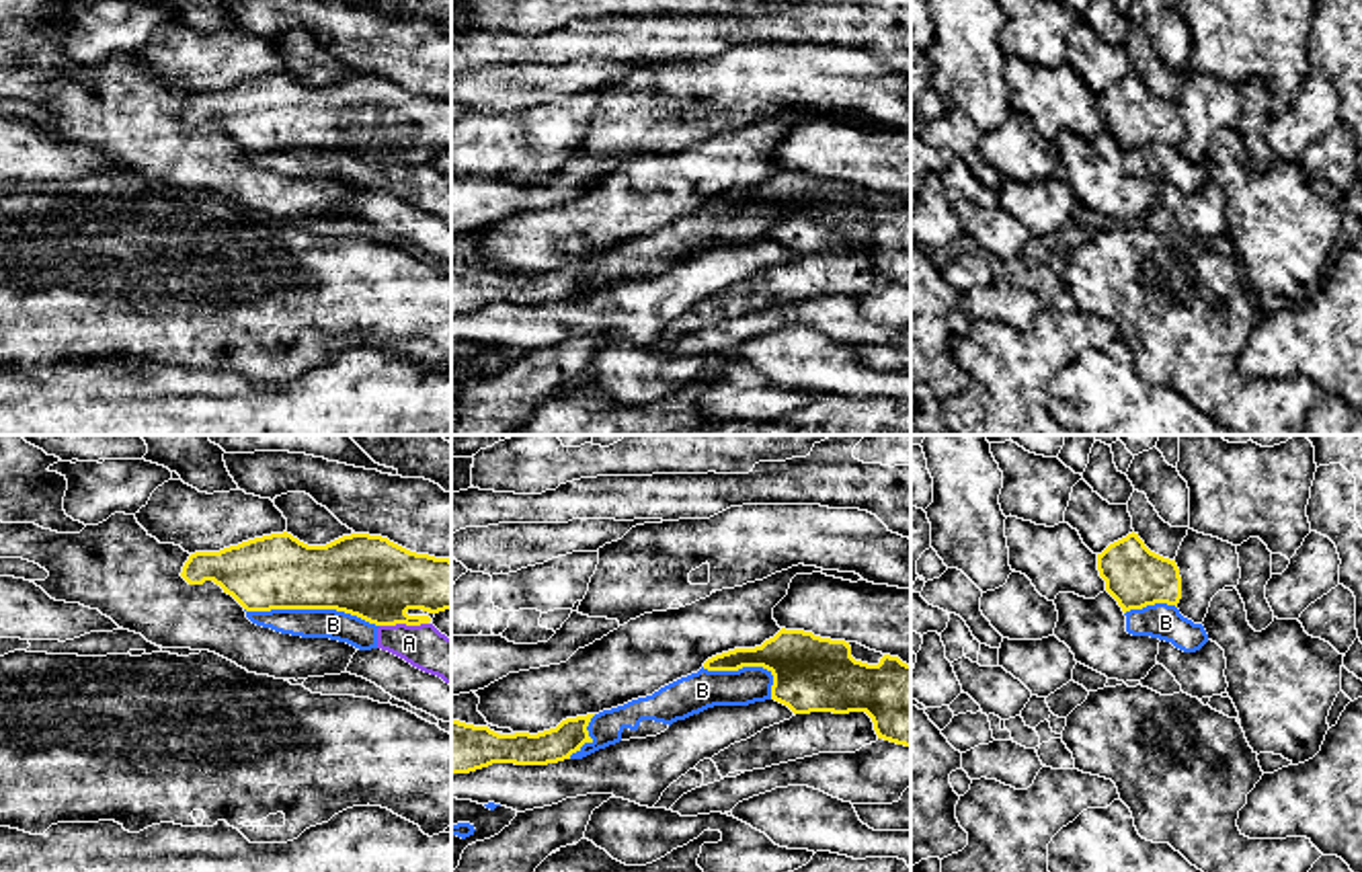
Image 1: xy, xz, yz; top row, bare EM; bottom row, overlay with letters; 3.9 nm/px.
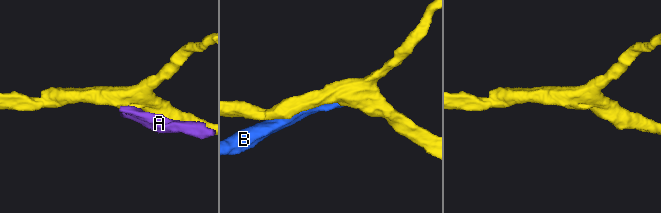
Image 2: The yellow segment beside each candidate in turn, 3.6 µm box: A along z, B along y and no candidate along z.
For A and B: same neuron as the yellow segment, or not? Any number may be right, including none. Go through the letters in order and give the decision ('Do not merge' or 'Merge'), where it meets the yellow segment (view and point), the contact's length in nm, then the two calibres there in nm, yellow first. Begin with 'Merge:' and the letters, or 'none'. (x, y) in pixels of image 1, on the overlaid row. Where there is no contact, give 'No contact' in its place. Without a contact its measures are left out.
Merge: none
A: Do not merge. Touches yellow at xy (403, 622). Shared border 190 nm. Thickness 320 nm (yellow) against 170 nm
B: Do not merge. Touches yellow at xy (312, 608). Shared border 550 nm. Thickness 320 nm (yellow) against 120 nm

